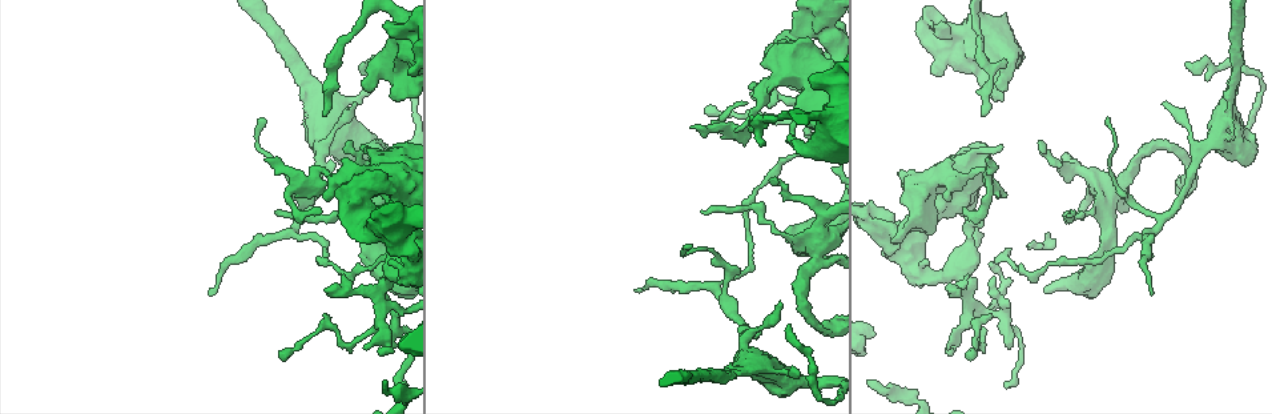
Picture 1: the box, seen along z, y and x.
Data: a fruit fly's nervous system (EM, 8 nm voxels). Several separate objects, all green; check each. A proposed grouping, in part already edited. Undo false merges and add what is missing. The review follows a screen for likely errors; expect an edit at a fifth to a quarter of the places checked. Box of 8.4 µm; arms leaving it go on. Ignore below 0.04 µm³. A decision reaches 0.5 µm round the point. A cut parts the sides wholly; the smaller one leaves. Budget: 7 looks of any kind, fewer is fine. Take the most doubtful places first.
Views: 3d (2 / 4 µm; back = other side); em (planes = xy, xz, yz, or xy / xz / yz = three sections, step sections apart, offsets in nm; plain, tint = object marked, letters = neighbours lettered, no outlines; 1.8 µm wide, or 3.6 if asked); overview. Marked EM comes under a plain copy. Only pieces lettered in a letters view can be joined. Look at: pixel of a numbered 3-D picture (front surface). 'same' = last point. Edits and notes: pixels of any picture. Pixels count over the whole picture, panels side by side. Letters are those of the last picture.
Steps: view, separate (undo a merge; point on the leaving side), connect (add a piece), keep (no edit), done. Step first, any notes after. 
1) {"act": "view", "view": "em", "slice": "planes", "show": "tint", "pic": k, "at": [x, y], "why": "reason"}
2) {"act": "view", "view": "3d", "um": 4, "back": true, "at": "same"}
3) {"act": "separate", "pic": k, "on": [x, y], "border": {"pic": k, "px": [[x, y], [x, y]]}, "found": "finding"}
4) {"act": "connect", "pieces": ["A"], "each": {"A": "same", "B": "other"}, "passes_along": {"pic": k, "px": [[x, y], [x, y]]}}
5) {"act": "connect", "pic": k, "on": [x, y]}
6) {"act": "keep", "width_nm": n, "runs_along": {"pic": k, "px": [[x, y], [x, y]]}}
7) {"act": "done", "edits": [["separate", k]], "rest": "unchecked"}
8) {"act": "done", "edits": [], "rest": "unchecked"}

{"act": "view", "view": "3d", "um": 4, "pic": 1, "at": [310, 84], "why": "calibre changes"}

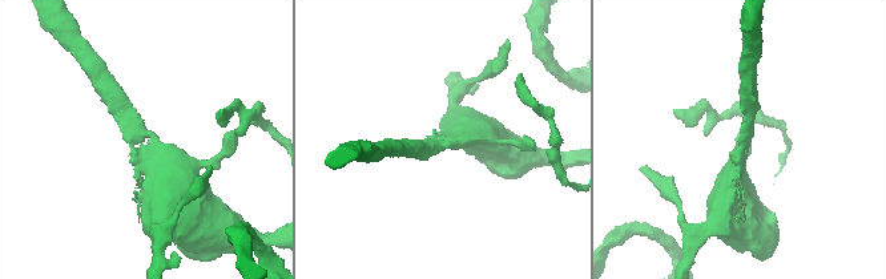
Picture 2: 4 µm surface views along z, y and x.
{"act": "view", "view": "em", "slice": "xz", "step": 16, "show": "tint", "pic": 2, "at": [746, 140], "why": "need the tissue"}

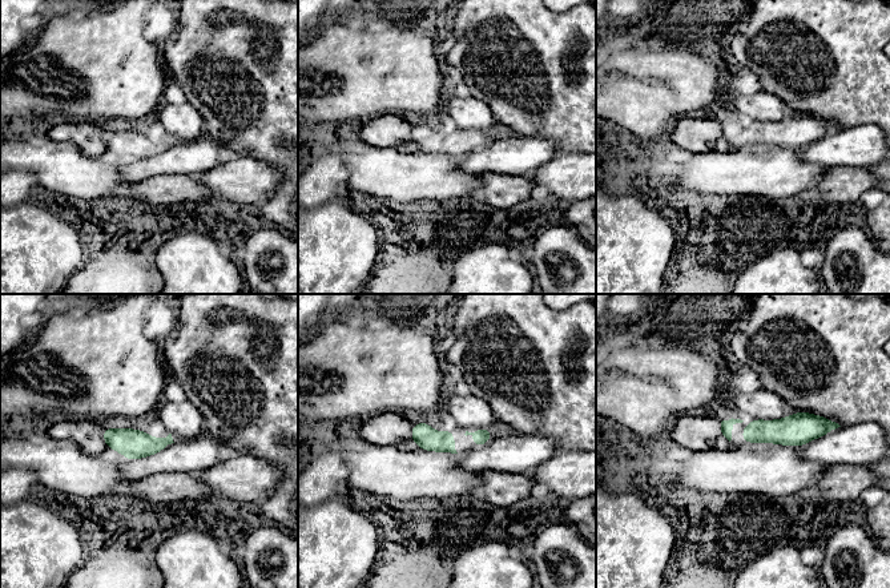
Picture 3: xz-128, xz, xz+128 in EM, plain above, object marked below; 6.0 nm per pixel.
{"act": "view", "view": "em", "slice": "xy", "step": 4, "show": "letters", "at": "same"}

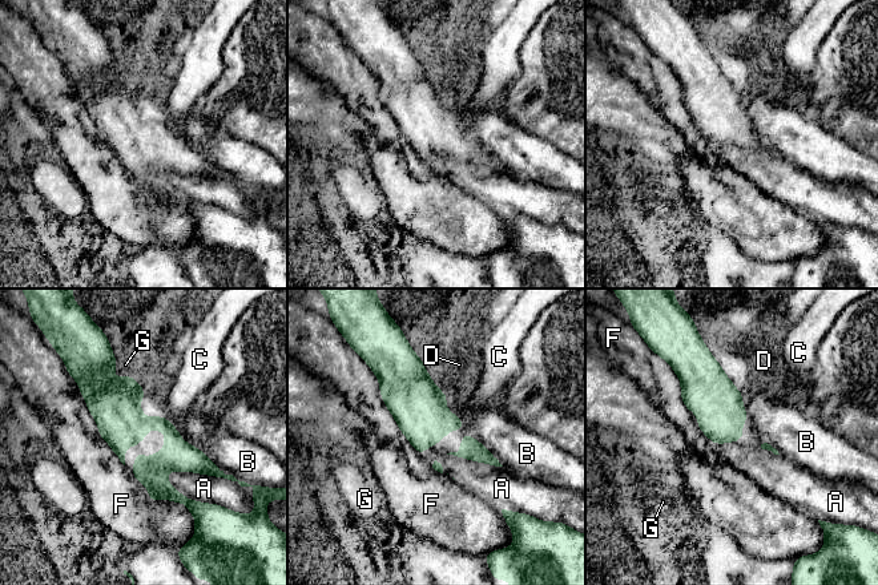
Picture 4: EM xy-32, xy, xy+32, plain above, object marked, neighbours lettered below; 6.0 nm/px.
{"act": "keep", "each": {"A": "other", "B": "other", "C": "other", "D": "other", "F": "other", "G": "other"}, "border": {"pic": 4, "px": [[164, 473], [184, 471], [222, 476]]}, "found": "one neuron here"}

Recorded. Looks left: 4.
{"act": "view", "view": "3d", "um": 2, "pic": 1, "at": [947, 347], "why": "branch stops here"}

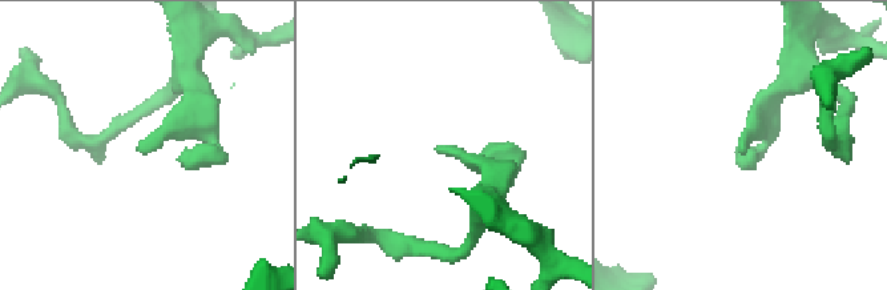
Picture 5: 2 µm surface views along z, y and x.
{"act": "view", "view": "em", "slice": "planes", "show": "tint", "pic": 5, "at": [140, 150]}

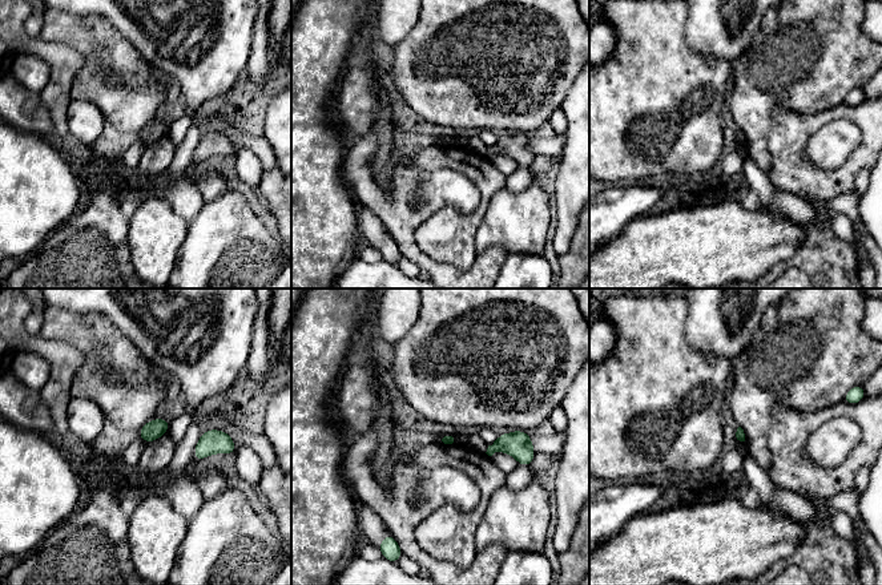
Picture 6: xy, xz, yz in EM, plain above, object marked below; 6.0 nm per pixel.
{"act": "view", "view": "em", "slice": "planes", "show": "letters", "at": "same", "why": "what lies round it"}

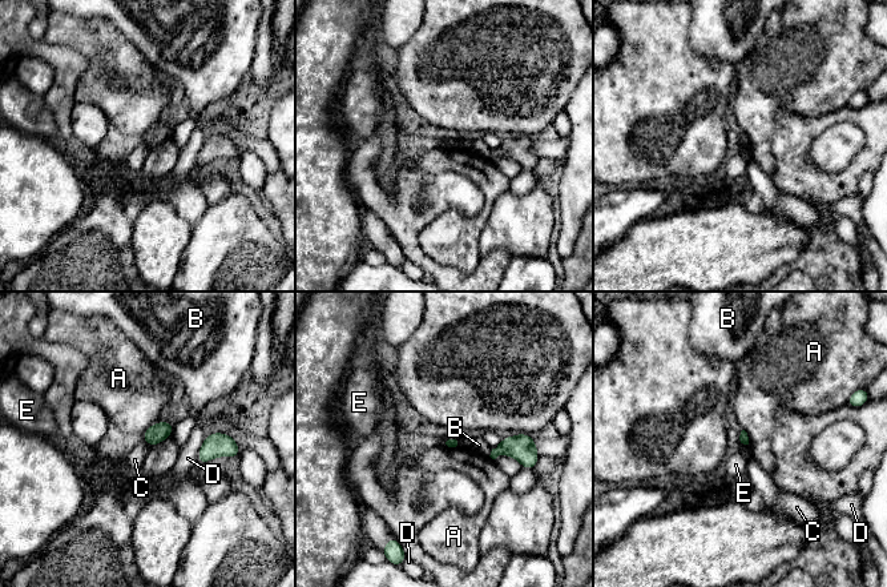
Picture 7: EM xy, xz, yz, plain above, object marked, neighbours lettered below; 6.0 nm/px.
{"act": "keep", "each": {"A": "other", "B": "other", "C": "other", "D": "other", "E": "other"}, "border": {"pic": 7, "px": [[142, 439], [149, 446]]}, "found": "none of them fits"}

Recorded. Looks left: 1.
{"act": "done", "edits": [], "rest": "unchecked"}

